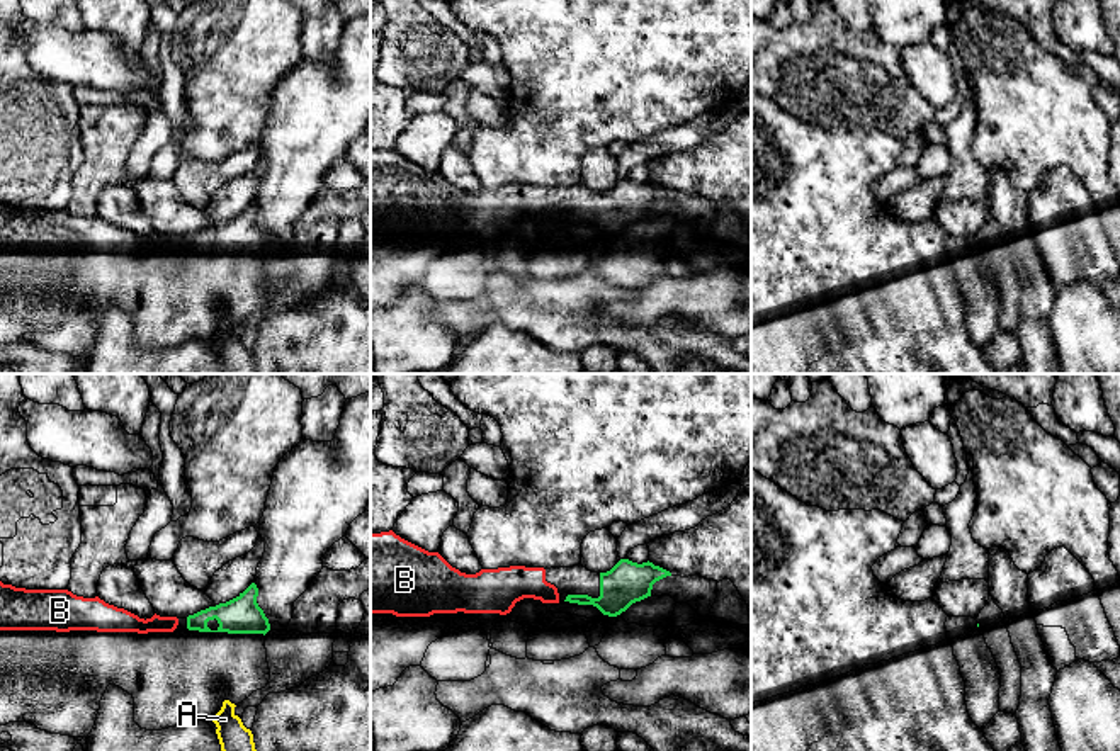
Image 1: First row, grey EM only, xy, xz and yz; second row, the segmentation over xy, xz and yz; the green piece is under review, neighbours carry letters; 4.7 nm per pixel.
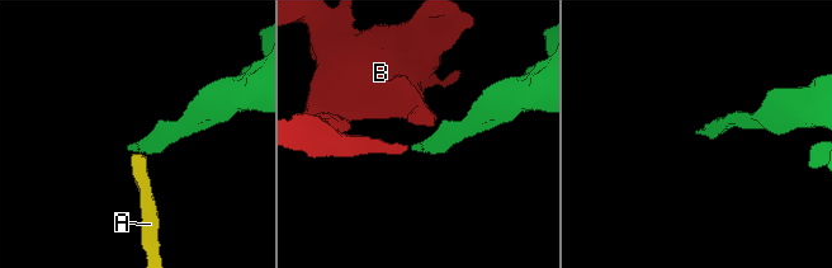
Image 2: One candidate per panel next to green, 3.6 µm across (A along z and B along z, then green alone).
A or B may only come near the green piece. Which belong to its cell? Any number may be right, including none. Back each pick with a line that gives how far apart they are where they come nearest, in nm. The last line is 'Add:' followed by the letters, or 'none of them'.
B: Distance 30 nm
Add: B

